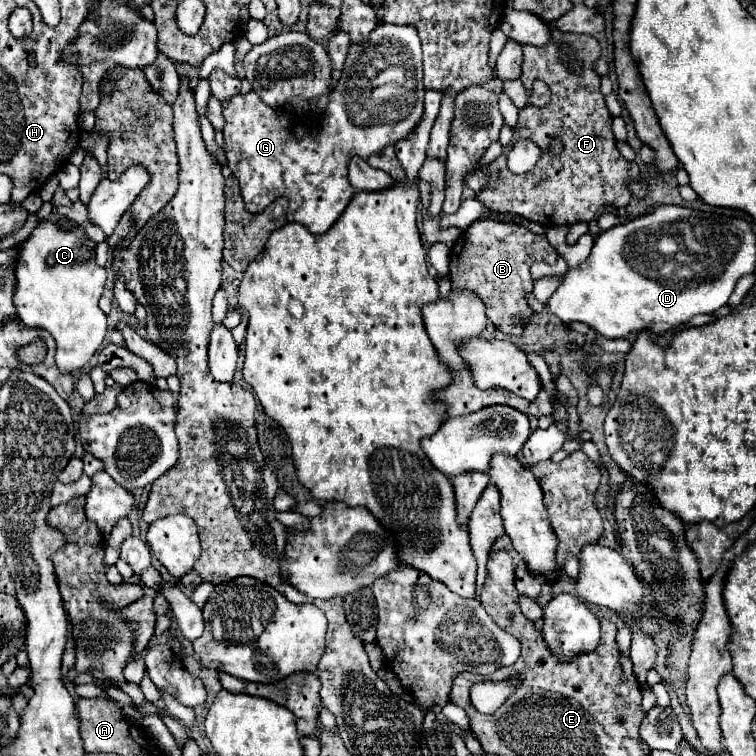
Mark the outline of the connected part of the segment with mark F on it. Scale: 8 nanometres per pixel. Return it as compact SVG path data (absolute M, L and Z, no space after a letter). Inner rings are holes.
M553 30L553 40L547 46L523 46L523 74L521 74L521 82L525 84L525 88L531 88L531 82L535 78L541 78L543 82L547 82L547 86L553 90L553 100L543 106L525 106L519 110L519 122L513 130L513 138L529 138L533 140L537 146L541 146L543 156L539 158L539 162L533 166L533 170L525 172L525 174L513 174L505 160L507 160L507 152L513 146L513 142L505 148L505 152L493 162L495 168L489 168L489 164L477 164L477 168L473 172L469 172L465 176L465 186L469 186L475 194L475 198L479 202L483 202L489 210L493 212L501 212L501 214L515 214L515 216L523 216L527 220L539 222L539 224L575 224L581 220L591 222L599 210L599 206L603 204L615 204L617 208L623 208L629 204L631 200L631 190L627 188L625 180L637 180L639 178L639 168L635 162L627 162L615 148L615 136L611 132L611 114L605 106L605 98L599 90L599 82L601 78L597 76L597 72L593 72L593 62L599 56L599 42L593 36L587 34L565 34L565 32L557 32ZM561 46L569 46L569 52L581 60L581 72L573 72L563 60L561 60ZM551 136L559 136L565 144L565 150L561 156L551 156L547 152L549 148L549 138Z

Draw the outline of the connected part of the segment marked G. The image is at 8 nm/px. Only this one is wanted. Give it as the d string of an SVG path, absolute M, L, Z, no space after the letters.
M379 24L369 34L369 40L365 40L365 44L351 46L341 78L335 90L329 94L327 110L321 114L319 124L313 124L313 128L309 128L307 134L297 136L297 128L287 130L283 122L283 112L263 104L255 92L237 94L229 98L229 102L223 106L225 156L227 166L239 178L245 208L255 214L269 206L275 200L275 196L287 196L287 218L291 222L305 224L313 234L327 232L331 224L337 220L337 216L341 216L351 196L355 194L355 188L347 180L349 156L357 154L361 158L369 158L381 152L385 146L393 146L409 138L409 134L415 132L423 118L423 96L425 86L421 64L421 40L417 36L417 30L413 30L411 26Z

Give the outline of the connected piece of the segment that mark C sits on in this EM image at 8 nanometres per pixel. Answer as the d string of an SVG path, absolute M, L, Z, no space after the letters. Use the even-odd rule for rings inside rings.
M43 222L19 248L17 262L17 284L15 284L15 308L21 322L29 328L47 330L57 342L55 362L61 372L75 372L89 364L93 354L99 350L105 332L107 332L107 316L99 308L99 298L103 294L103 284L107 280L105 268L95 264L95 242L91 242L85 230L77 232L61 232L57 224Z

